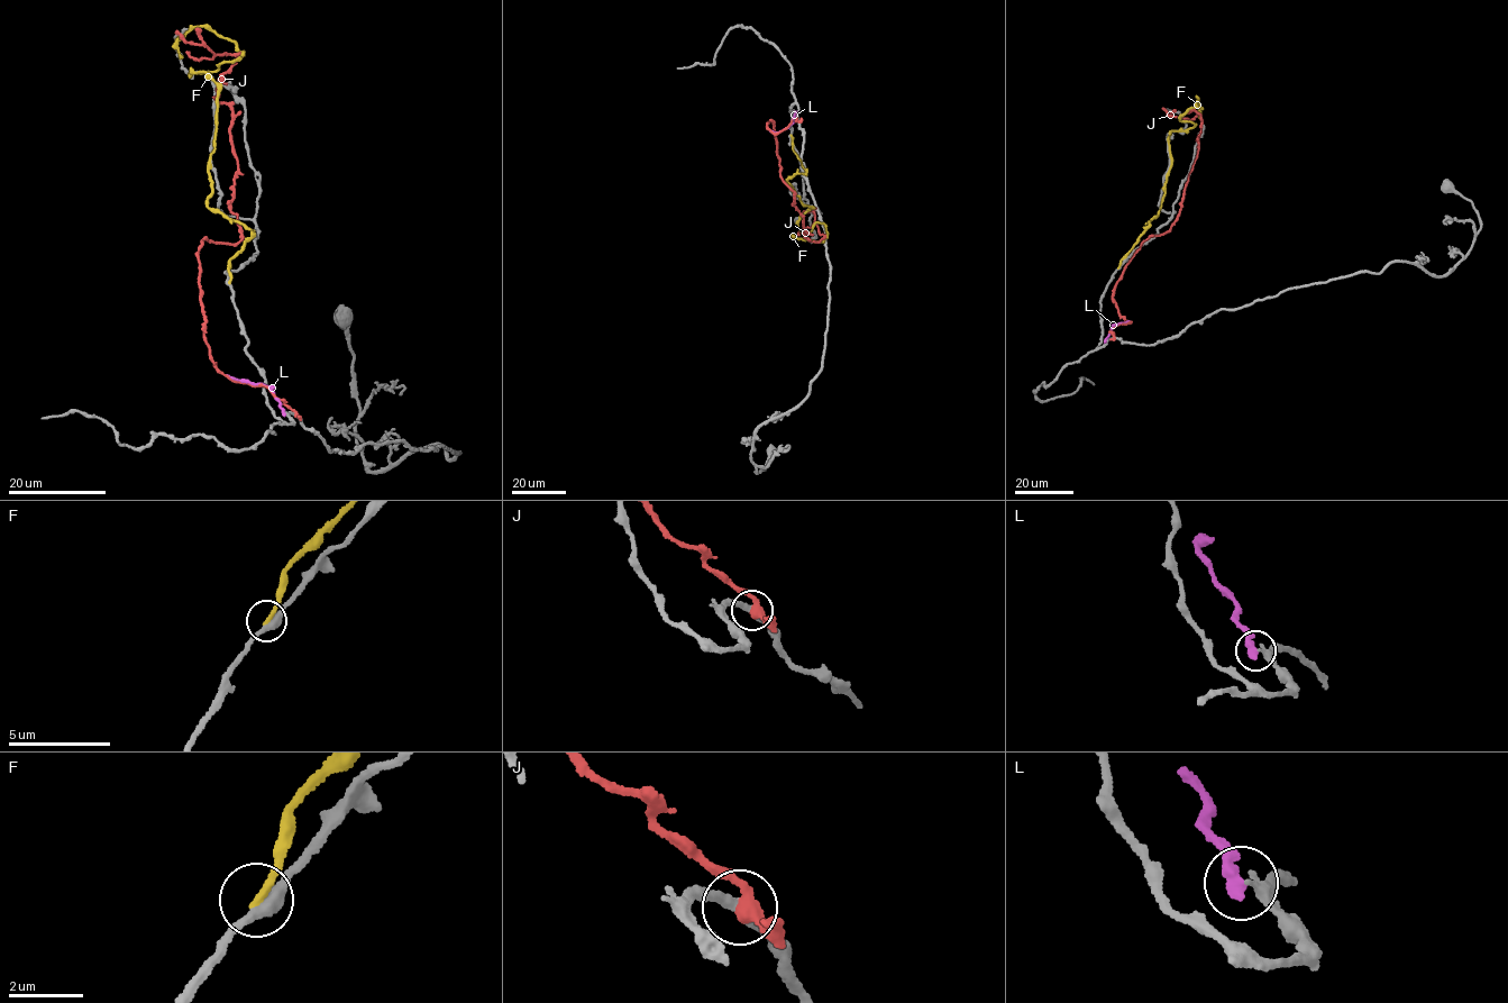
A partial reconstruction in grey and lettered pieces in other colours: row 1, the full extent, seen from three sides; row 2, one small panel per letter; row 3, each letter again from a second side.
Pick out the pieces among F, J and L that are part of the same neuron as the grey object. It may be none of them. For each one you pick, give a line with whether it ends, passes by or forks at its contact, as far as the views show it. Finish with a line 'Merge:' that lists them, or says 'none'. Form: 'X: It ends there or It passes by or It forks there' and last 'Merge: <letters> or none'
Merge: none

